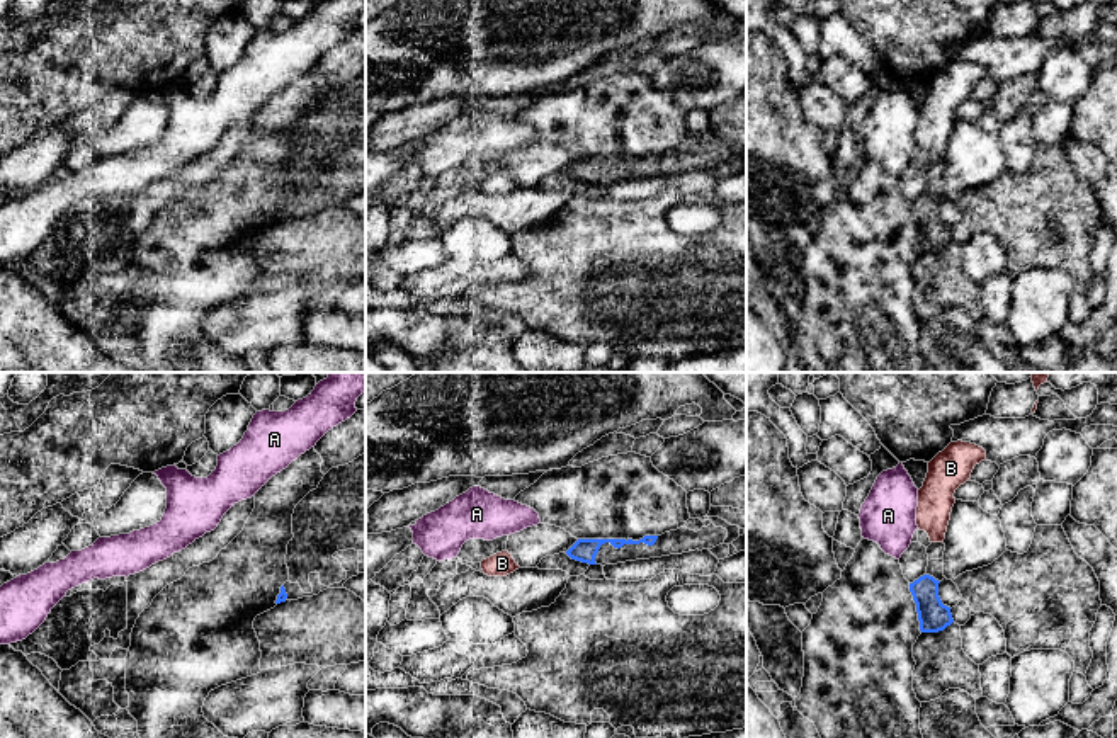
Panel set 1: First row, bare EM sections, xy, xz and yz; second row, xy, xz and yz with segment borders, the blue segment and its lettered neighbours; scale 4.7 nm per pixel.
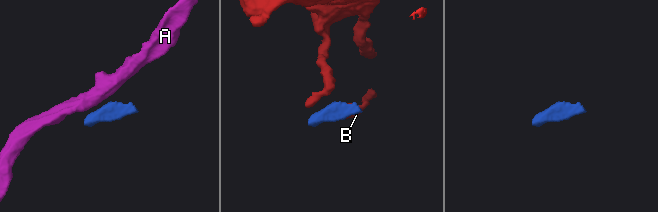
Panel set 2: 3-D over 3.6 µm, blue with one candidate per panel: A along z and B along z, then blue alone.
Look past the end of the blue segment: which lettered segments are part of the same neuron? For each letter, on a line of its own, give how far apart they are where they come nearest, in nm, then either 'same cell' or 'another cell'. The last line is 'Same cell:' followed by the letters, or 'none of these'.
A: gap 130 nm; another cell
B: gap 160 nm; another cell
Same cell: none of these

